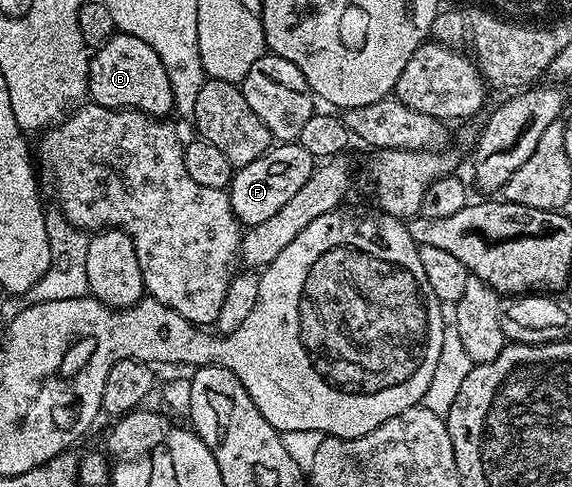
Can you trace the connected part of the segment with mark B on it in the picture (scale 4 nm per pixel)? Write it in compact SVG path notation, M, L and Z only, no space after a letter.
M116 33L109 41L94 48L89 59L91 76L87 79L90 102L102 107L134 109L152 117L167 117L172 114L175 102L169 85L169 73L161 65L161 57L141 37Z

